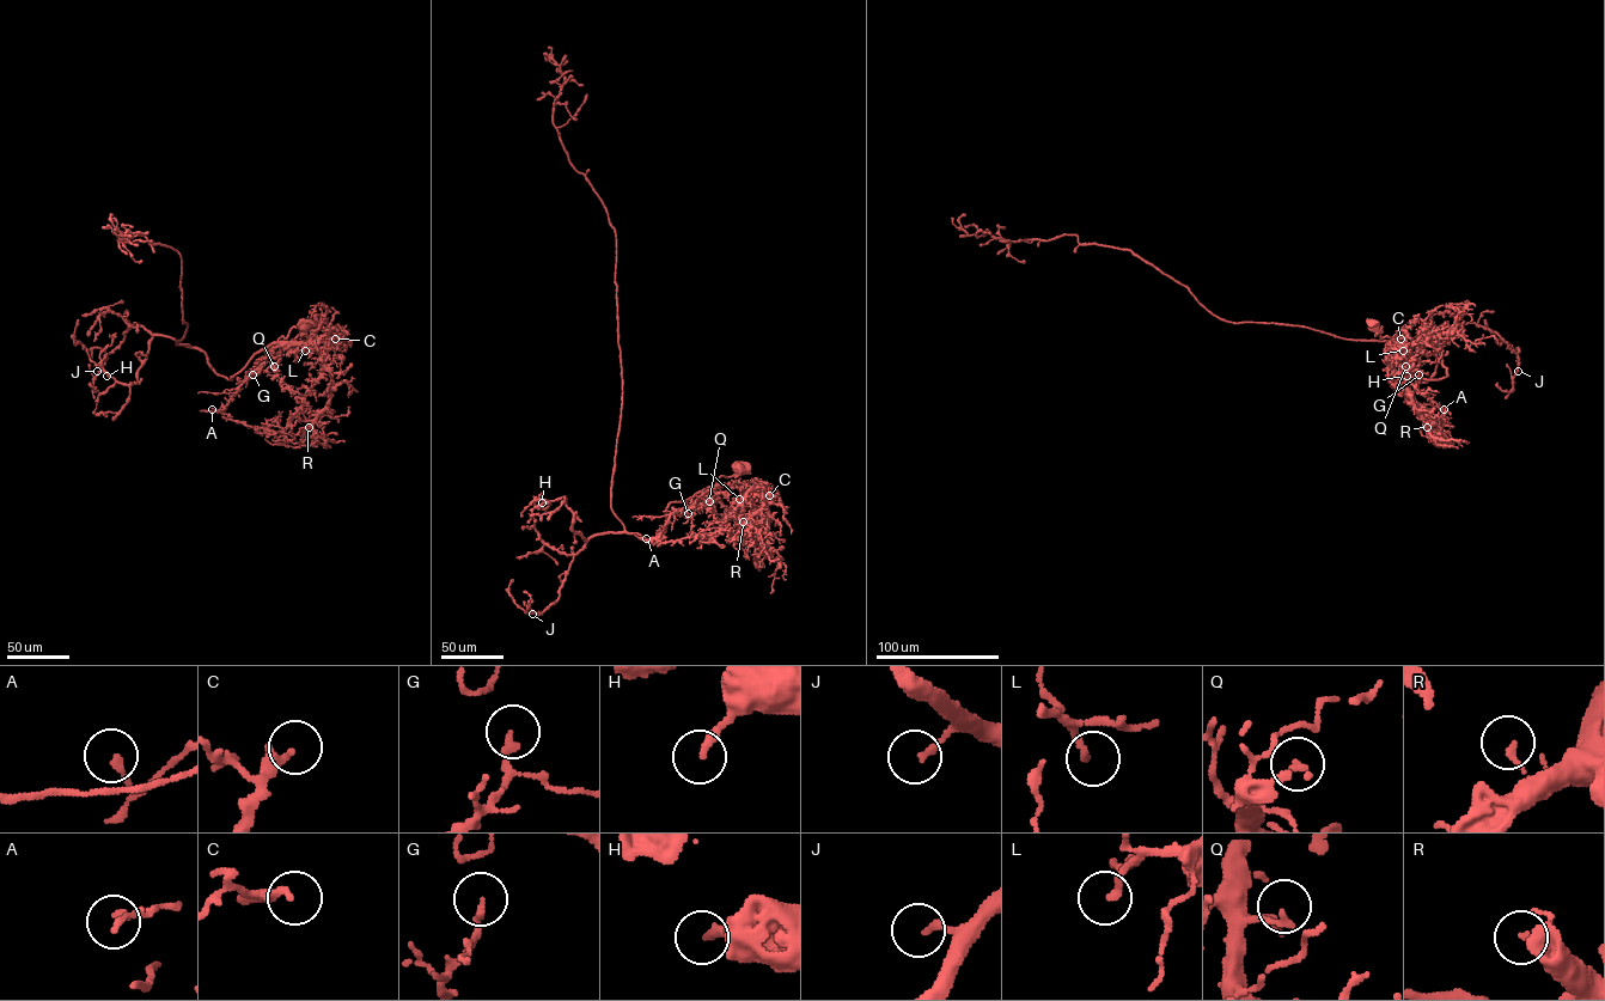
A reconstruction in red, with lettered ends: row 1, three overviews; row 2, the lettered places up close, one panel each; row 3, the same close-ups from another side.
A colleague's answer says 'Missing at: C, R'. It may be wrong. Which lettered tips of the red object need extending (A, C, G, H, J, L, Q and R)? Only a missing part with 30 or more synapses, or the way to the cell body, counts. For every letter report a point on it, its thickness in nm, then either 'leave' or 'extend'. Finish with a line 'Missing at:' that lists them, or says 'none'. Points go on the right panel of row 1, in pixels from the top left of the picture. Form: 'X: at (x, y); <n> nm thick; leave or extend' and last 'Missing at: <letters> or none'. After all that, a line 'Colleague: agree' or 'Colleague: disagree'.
A: at (1444, 409); 200 nm thick; leave
C: at (1401, 339); 280 nm thick; extend
G: at (1419, 374); 130 nm thick; leave
H: at (1407, 376); 240 nm thick; leave
J: at (1518, 371); 180 nm thick; leave
L: at (1403, 351); 190 nm thick; leave
Q: at (1405, 366); 160 nm thick; leave
R: at (1427, 427); 170 nm thick; leave
Missing at: C
Colleague: disagree

